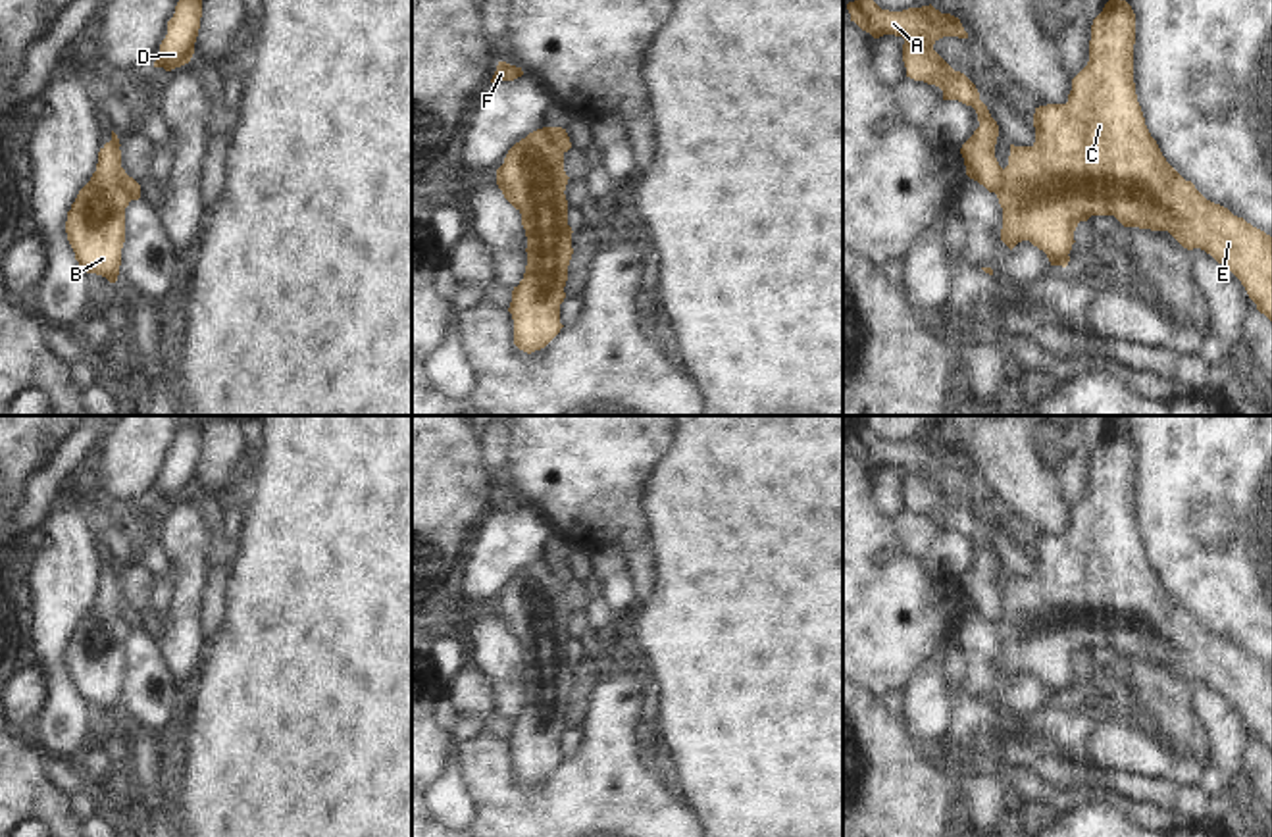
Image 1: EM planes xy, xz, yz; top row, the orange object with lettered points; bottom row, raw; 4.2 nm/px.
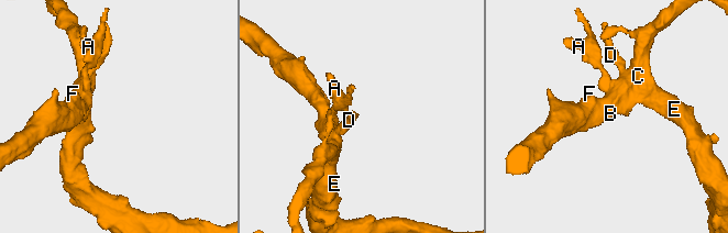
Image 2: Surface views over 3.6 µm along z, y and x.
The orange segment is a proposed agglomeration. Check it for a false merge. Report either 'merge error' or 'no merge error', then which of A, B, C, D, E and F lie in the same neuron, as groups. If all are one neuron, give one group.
merge error | A / B C D E F

